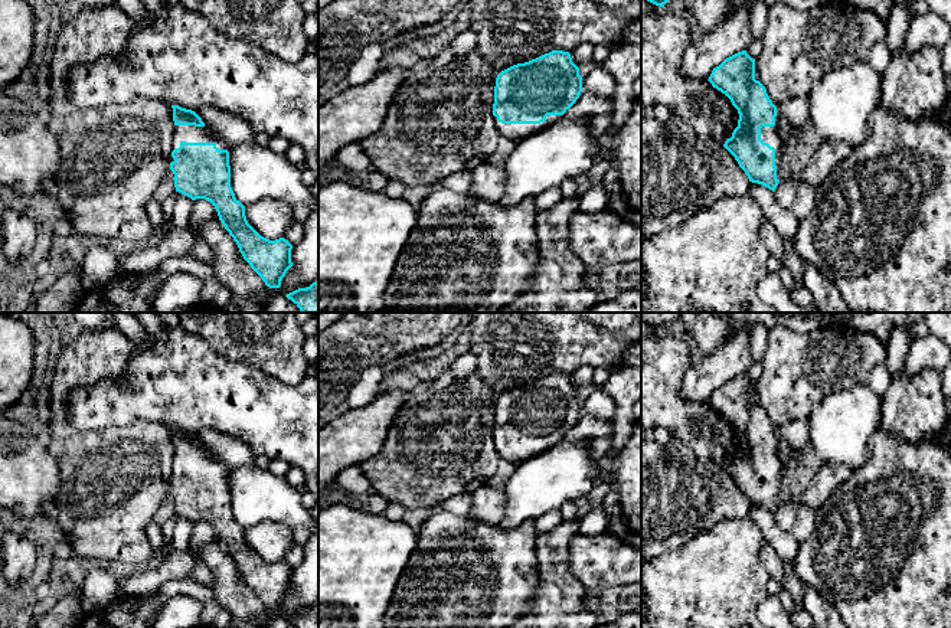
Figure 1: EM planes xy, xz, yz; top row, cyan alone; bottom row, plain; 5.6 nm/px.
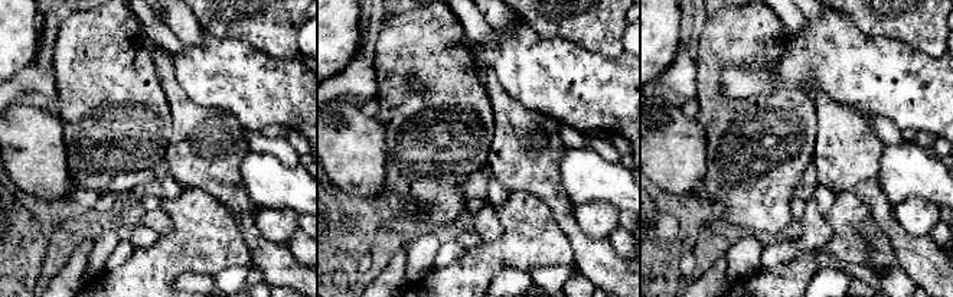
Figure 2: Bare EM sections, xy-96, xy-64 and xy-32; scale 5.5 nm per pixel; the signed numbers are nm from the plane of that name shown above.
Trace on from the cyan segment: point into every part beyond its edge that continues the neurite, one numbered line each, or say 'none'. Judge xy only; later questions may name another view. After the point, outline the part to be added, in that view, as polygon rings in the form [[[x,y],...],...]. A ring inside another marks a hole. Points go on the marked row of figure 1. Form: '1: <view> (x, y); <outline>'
1: xy (182, 133); [[[174,125],[171,148],[176,150],[180,147],[180,143],[215,143],[219,150],[232,150],[232,144],[216,137],[212,131],[205,127],[195,125]]]

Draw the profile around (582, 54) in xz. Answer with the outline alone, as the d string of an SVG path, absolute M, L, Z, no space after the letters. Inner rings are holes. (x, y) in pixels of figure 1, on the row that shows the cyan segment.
M581 43L571 52L572 62L581 68L584 63L591 60L594 52L594 46L589 43Z

